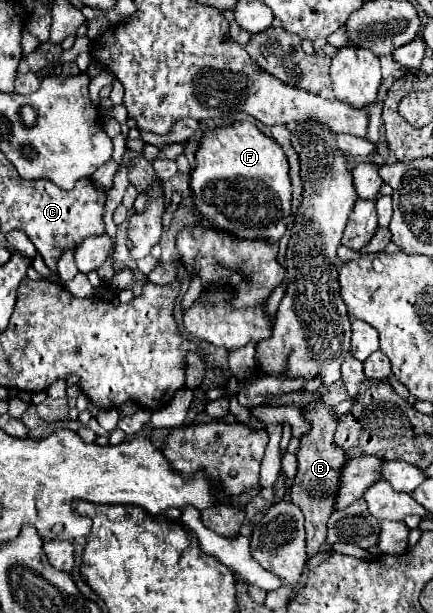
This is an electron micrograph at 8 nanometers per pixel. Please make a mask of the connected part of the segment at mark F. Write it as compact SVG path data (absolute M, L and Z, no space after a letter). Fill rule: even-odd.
M249 122L205 132L195 152L191 192L199 212L215 226L239 238L265 238L279 242L291 222L293 186L283 148Z

